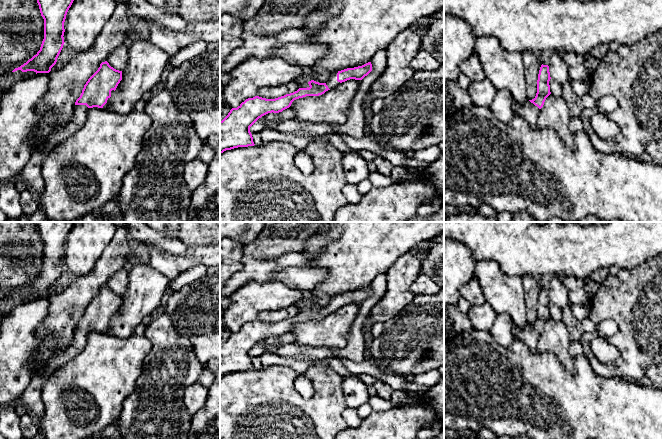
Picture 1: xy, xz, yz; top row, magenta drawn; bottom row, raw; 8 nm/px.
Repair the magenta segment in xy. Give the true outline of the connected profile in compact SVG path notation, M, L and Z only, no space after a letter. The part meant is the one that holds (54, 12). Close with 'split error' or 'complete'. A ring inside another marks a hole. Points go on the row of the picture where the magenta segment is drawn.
M37 0L41 16L44 19L44 39L40 50L26 63L12 72L34 71L49 73L56 64L64 45L64 22L74 0Z; complete

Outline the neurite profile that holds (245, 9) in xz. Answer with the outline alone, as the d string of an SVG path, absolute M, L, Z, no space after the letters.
M220 0L220 17L224 14L248 20L253 18L265 0Z

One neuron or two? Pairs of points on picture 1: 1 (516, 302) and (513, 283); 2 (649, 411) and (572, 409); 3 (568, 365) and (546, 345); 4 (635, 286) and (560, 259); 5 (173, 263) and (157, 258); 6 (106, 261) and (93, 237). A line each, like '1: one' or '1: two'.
1: one
2: one
3: one
4: two
5: one
6: two

